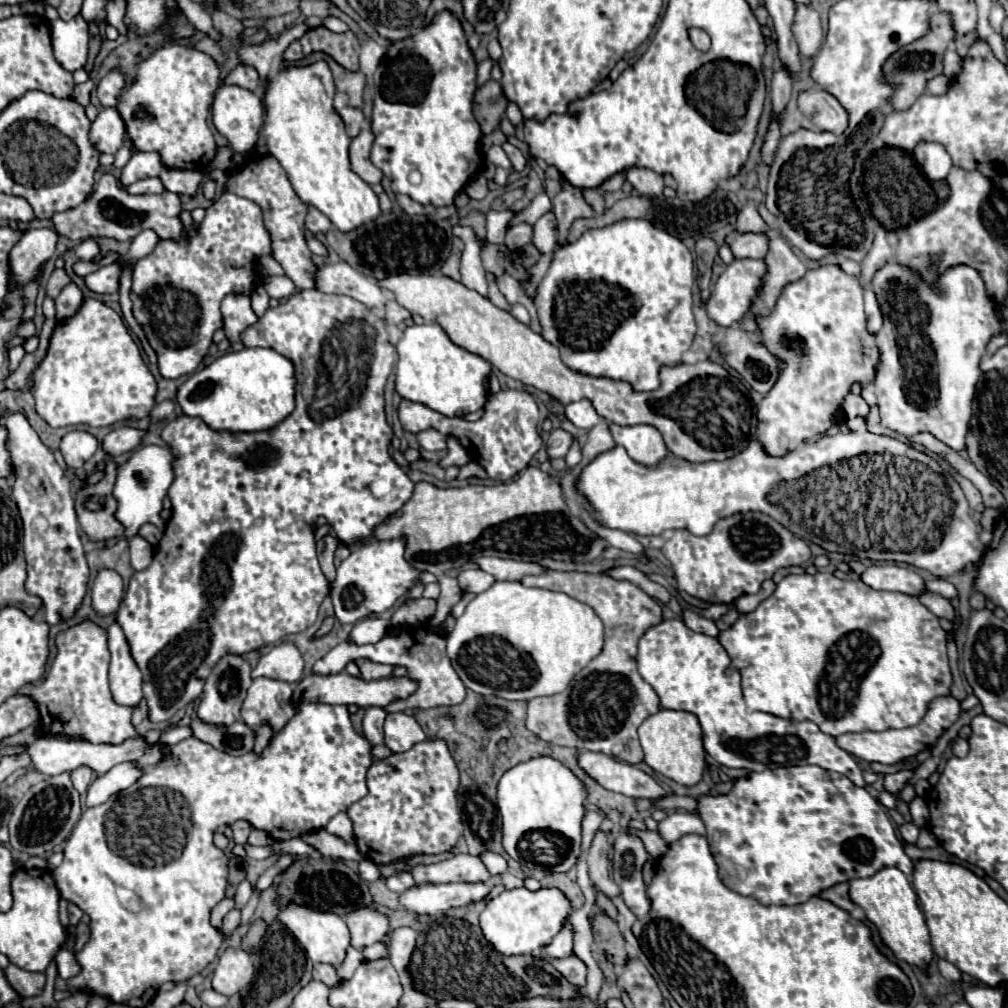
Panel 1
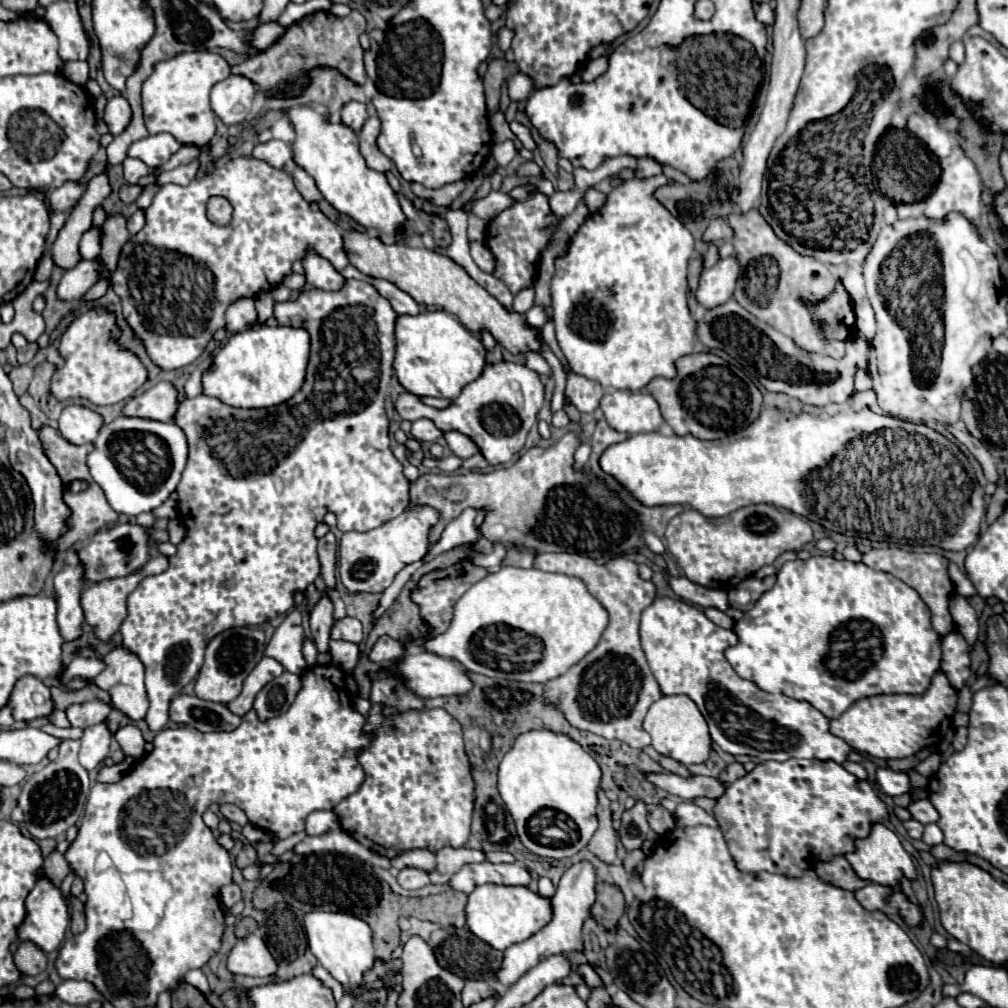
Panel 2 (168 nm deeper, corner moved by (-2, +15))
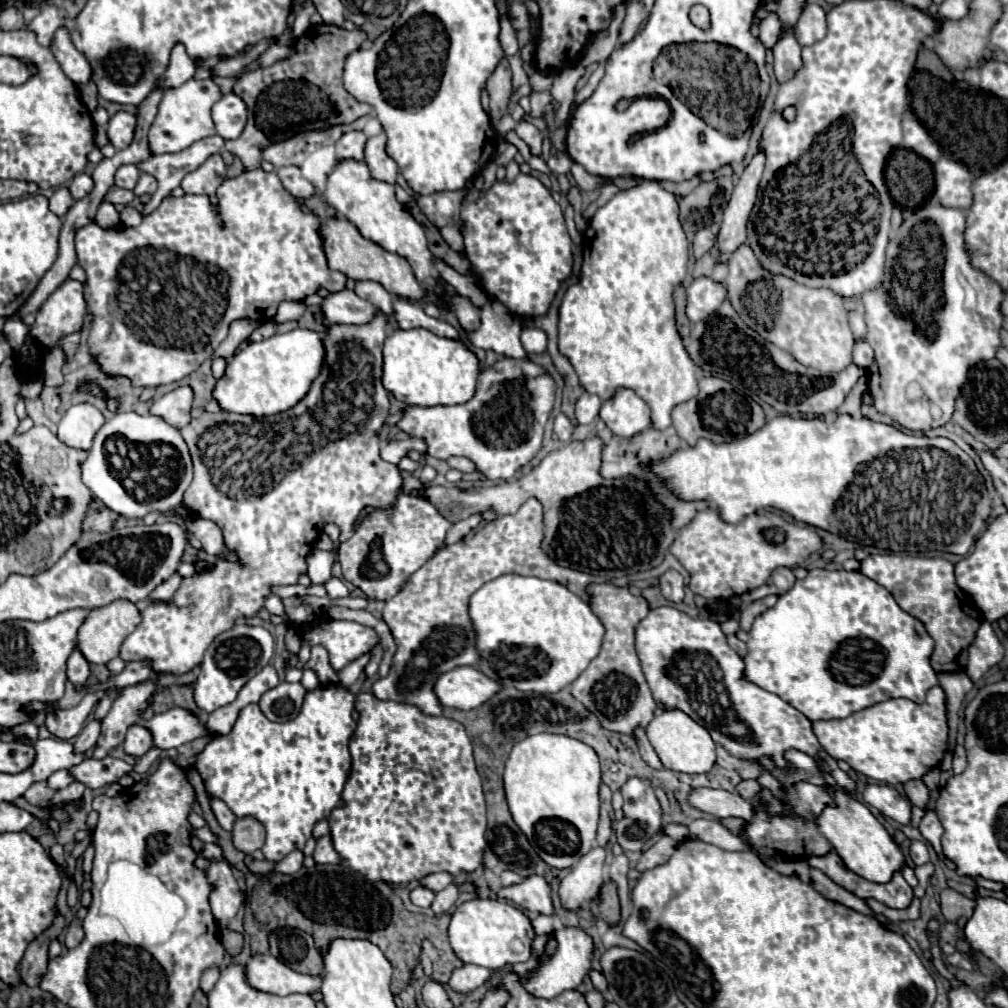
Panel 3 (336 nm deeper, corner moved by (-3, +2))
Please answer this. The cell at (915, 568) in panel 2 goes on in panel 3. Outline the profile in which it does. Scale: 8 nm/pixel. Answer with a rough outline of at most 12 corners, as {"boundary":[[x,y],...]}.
{"boundary":[[872,554],[860,572],[936,642],[964,672],[982,614],[946,558]]}

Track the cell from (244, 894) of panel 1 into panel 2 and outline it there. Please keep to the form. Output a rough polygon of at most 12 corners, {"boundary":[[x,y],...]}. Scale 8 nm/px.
{"boundary":[[304,831],[275,843],[272,853],[280,856],[291,850],[307,834]]}

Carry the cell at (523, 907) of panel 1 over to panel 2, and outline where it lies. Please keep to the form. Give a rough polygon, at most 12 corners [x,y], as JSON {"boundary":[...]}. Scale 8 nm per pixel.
{"boundary":[[481,885],[467,927],[505,951],[551,921],[551,897]]}

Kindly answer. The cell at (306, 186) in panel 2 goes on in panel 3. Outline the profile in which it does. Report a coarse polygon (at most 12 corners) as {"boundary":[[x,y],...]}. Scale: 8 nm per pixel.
{"boundary":[[296,166],[278,168],[292,196],[304,200],[314,194],[312,184]]}

